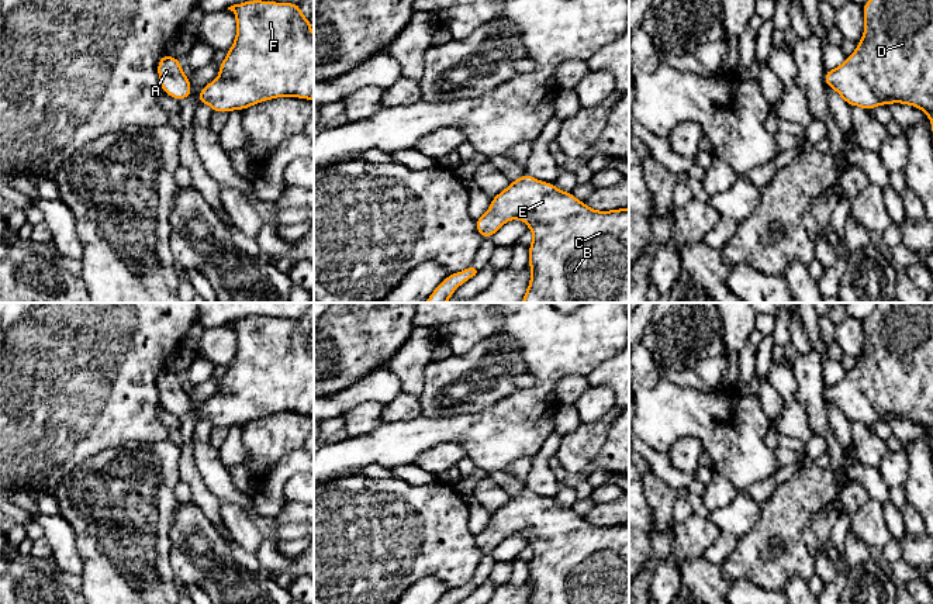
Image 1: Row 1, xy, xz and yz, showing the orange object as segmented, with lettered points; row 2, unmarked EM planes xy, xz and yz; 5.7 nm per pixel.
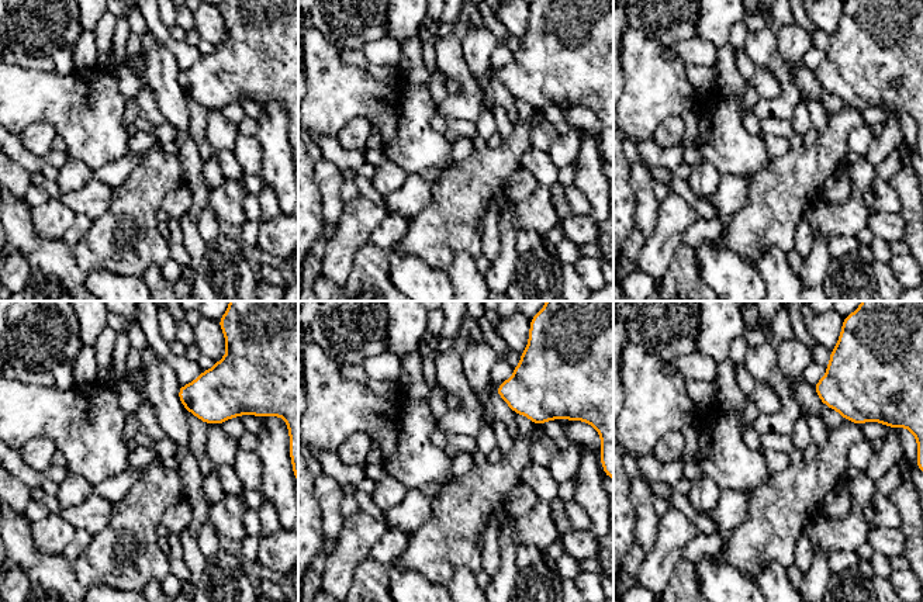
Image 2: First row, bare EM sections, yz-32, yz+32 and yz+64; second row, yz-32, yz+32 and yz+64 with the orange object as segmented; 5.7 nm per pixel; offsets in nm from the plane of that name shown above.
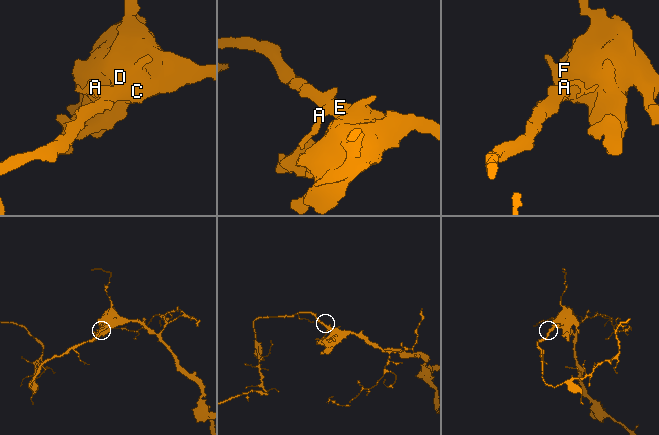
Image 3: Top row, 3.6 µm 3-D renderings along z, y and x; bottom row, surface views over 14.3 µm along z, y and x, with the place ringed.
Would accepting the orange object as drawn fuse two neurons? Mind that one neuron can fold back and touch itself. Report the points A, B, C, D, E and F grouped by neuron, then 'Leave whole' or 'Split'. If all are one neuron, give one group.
Groups: A B C D E F. Leave whole

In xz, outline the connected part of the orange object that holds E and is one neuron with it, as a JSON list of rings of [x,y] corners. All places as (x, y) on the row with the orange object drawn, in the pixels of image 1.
[[[525,173],[493,197],[487,213],[474,224],[483,238],[491,238],[514,218],[521,218],[533,232],[528,245],[531,282],[521,303],[629,303],[629,208],[592,210],[573,193]]]

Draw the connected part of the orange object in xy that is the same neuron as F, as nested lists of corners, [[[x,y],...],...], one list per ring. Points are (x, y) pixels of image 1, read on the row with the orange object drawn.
[[[250,0],[228,7],[236,17],[236,37],[220,65],[220,76],[210,82],[196,99],[208,103],[212,113],[246,110],[276,97],[298,97],[314,101],[314,35],[312,23],[304,17],[298,3]]]

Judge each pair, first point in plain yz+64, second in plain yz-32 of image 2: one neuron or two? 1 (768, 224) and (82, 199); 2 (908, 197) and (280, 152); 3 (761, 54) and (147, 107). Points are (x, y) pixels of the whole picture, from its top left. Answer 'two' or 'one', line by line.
1: two
2: one
3: one

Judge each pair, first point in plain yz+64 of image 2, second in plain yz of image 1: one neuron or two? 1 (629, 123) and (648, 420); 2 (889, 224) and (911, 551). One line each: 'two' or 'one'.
1: one
2: one

